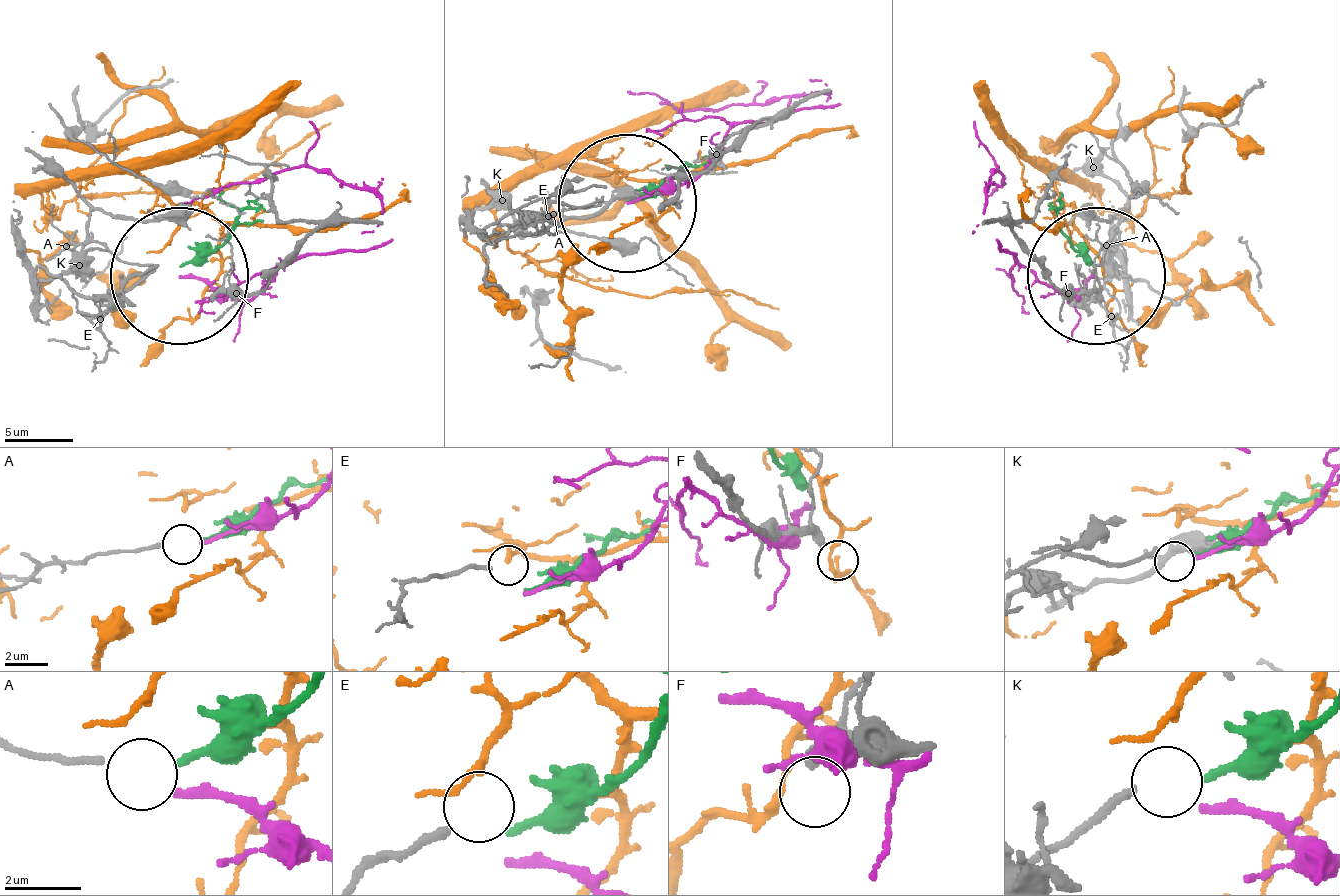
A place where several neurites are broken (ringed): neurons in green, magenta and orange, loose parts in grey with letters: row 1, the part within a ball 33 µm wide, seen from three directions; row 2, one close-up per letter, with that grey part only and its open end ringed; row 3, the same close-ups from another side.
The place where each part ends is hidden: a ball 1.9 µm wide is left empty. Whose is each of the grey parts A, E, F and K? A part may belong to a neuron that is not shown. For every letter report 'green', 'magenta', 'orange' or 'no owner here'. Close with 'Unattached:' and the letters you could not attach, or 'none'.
A: magenta
E: orange
F: no owner here
K: green
Unattached: F

